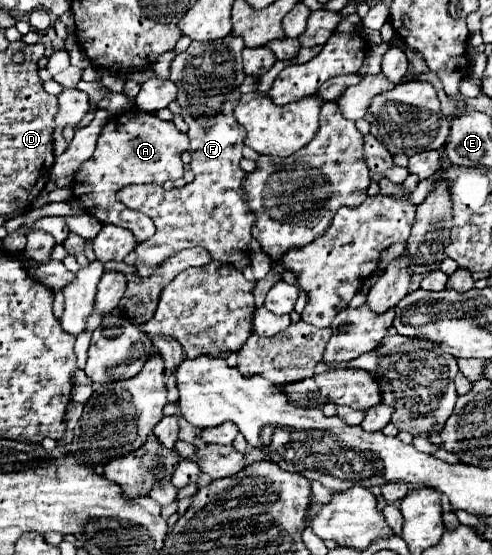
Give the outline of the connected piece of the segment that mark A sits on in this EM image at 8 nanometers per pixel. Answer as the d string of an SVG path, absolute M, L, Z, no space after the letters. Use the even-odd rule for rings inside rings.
M140 109L116 113L102 127L94 155L74 173L72 193L82 201L86 213L96 217L100 223L124 227L134 233L136 243L144 243L154 235L152 219L124 207L124 203L116 199L116 191L132 183L162 185L166 181L176 181L184 175L184 163L180 159L184 151L188 151L188 135L180 133L172 121L162 121Z

